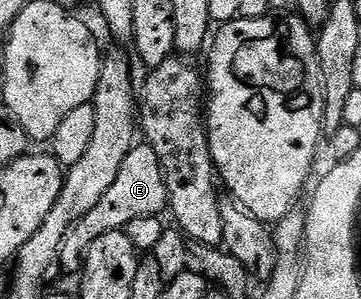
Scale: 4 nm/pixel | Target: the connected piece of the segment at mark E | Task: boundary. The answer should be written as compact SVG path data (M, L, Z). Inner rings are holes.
M146 141L140 142L131 148L129 157L125 157L125 165L121 165L121 173L117 173L117 181L113 181L105 197L101 197L101 202L89 209L89 213L85 213L85 217L81 217L81 221L77 221L65 237L63 249L59 252L62 270L78 272L81 260L93 241L97 241L97 237L110 231L122 231L129 225L129 221L137 221L137 217L162 216L167 210L167 186L157 161L157 153L153 153Z

